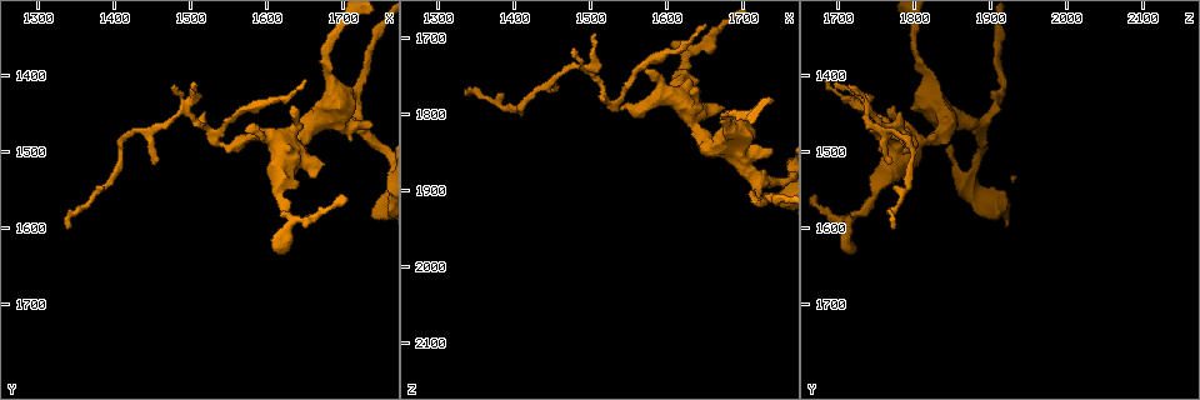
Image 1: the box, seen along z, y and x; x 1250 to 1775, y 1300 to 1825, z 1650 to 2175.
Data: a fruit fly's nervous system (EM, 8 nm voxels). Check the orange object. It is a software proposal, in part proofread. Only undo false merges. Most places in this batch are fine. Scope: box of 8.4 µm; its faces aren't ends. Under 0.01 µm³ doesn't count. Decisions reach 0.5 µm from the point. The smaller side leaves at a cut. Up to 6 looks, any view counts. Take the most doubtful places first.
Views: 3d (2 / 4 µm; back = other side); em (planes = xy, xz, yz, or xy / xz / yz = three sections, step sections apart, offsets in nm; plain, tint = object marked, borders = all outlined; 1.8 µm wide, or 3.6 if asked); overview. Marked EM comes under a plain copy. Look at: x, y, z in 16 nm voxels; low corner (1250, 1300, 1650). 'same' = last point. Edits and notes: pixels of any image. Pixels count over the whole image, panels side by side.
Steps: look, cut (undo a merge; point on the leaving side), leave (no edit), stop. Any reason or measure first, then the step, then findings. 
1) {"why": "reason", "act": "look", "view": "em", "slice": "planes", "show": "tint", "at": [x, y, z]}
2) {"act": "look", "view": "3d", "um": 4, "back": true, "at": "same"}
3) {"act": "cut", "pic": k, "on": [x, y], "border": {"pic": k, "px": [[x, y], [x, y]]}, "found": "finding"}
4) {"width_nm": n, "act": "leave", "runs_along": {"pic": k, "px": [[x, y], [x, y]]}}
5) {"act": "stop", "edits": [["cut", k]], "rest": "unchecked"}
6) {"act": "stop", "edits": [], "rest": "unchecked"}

{"why": "small branch off a trunk", "act": "look", "view": "3d", "um": 2, "at": [1720, 1465, 1890]}

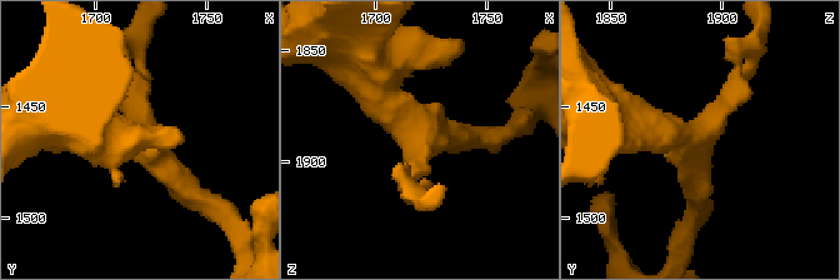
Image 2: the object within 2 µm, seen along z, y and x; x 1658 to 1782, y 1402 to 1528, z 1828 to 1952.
{"act": "look", "view": "em", "slice": "planes", "show": "tint", "at": [1720, 1463, 1890]}

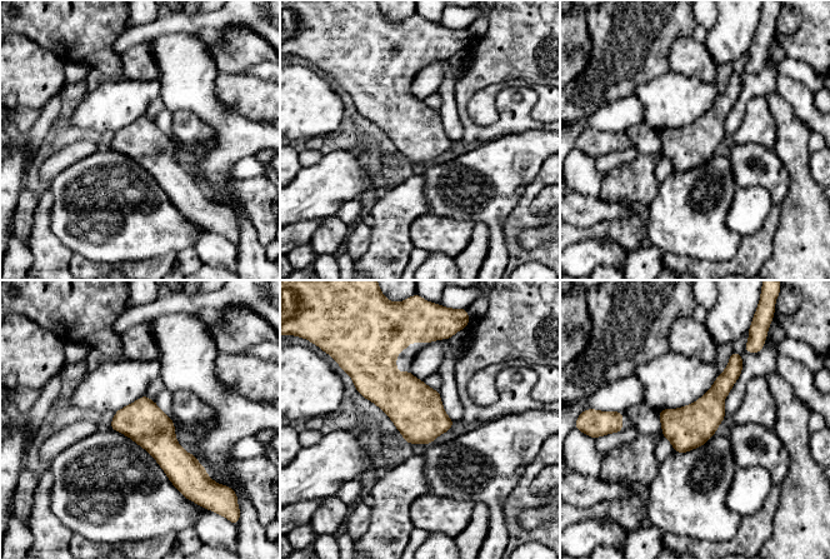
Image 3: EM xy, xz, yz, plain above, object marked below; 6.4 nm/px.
{"act": "leave", "found": "continuous, no second neuron"}

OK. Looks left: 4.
{"why": "abrupt turn", "act": "look", "view": "em", "slice": "planes", "show": "borders", "at": [1495, 1450, 1745]}

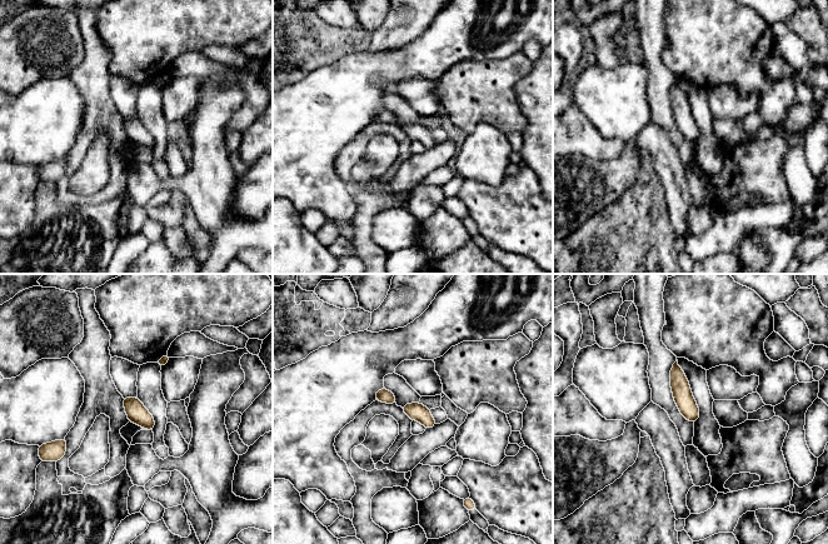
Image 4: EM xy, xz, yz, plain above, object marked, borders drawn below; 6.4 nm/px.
{"width_nm": 110, "act": "leave", "runs_along": {"pic": 4, "px": [[676, 368], [682, 395], [693, 418]]}, "found": "one neuron here"}

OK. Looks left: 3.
{"act": "look", "view": "em", "slice": "xz", "step": 16, "show": "tint", "at": [1685, 1390, 1815]}

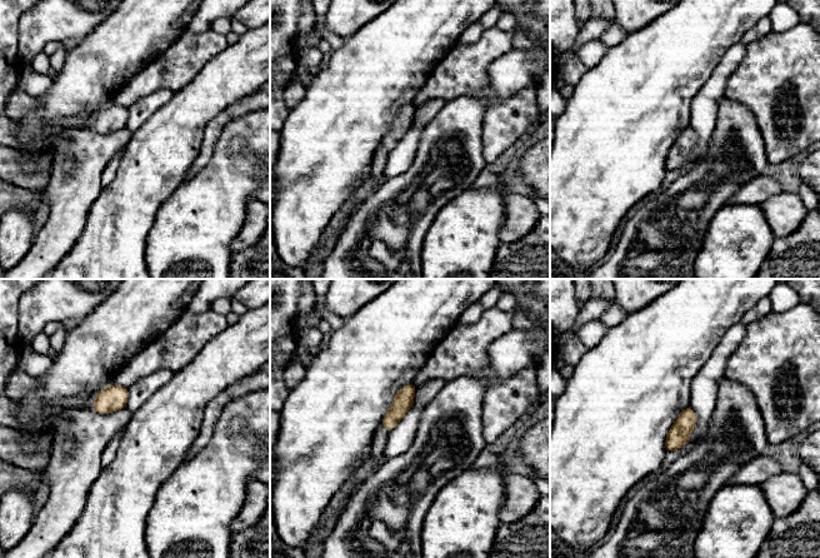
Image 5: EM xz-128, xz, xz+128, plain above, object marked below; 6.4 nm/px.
{"act": "leave", "found": "one neuron here"}

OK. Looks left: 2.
{"act": "stop", "edits": [], "rest": "unchecked"}

